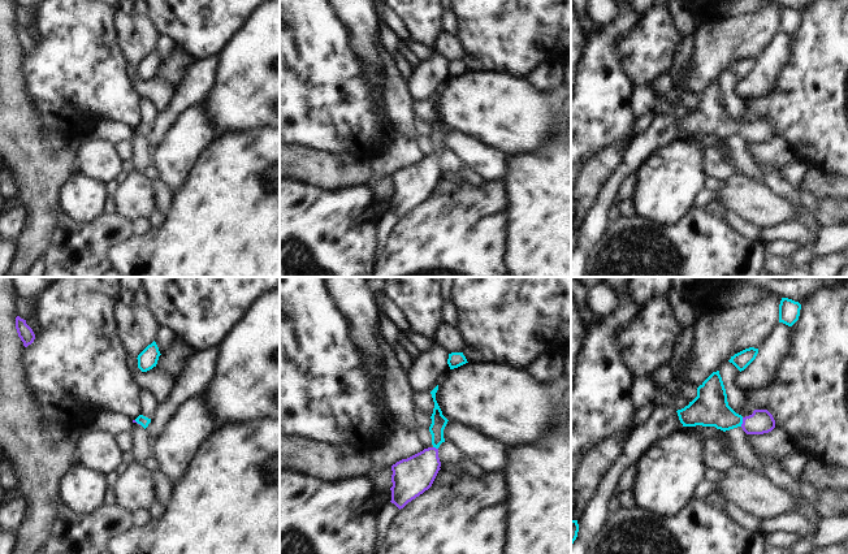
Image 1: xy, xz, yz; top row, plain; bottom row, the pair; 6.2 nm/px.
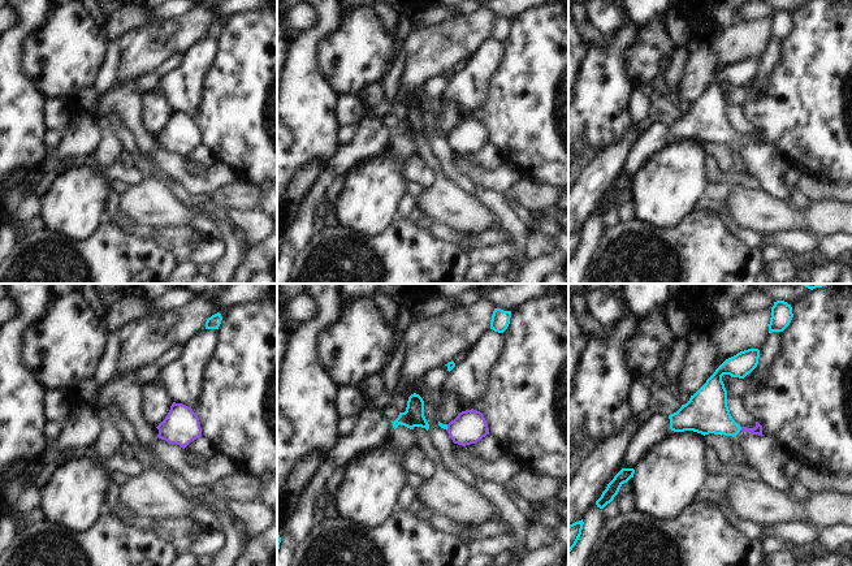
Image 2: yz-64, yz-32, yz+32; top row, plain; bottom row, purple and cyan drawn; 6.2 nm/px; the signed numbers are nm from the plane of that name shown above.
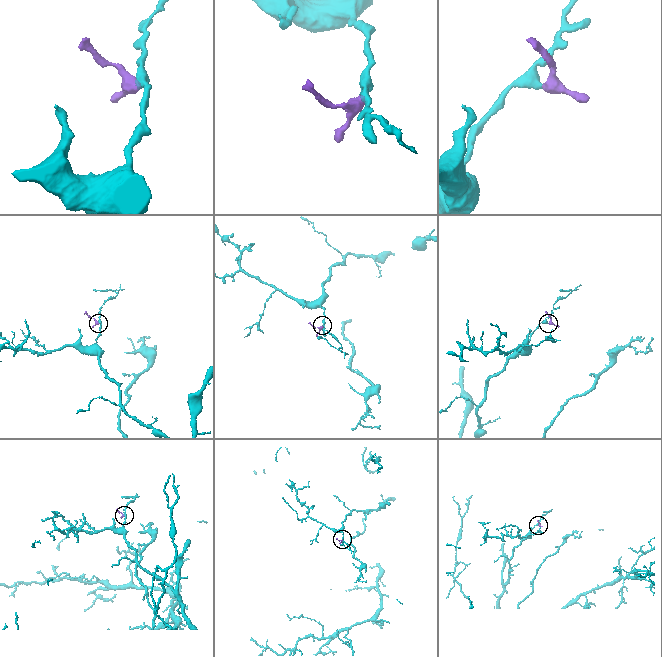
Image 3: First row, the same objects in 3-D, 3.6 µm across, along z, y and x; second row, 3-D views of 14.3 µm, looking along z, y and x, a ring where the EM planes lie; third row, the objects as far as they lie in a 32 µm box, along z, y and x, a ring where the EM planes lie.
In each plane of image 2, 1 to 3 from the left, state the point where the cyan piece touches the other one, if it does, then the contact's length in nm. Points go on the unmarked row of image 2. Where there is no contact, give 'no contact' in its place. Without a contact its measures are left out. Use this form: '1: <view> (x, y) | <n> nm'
1: no contact
2: yz-32 (448, 135) | 40 nm
3: yz+32 (742, 137) | 30 nm

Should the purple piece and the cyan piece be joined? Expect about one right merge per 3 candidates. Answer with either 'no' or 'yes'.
yes

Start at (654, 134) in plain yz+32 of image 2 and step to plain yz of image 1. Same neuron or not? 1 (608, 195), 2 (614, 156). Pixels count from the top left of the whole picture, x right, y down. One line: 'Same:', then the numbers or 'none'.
Same: 1

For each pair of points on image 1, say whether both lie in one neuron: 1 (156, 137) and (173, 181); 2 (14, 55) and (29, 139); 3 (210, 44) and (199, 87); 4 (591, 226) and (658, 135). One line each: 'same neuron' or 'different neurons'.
1: different neurons
2: same neuron
3: different neurons
4: same neuron

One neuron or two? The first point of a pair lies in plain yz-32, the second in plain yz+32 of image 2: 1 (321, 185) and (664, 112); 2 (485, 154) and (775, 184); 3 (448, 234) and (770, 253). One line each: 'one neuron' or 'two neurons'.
1: two neurons
2: one neuron
3: one neuron

